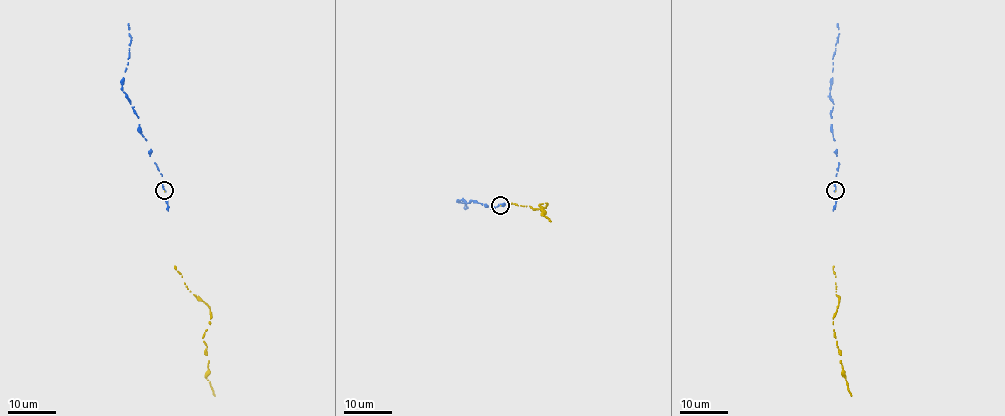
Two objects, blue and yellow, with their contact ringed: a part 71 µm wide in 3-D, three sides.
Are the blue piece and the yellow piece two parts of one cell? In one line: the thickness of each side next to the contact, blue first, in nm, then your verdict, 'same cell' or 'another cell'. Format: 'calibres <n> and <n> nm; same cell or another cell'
calibres 180 and 50 nm; same cell

